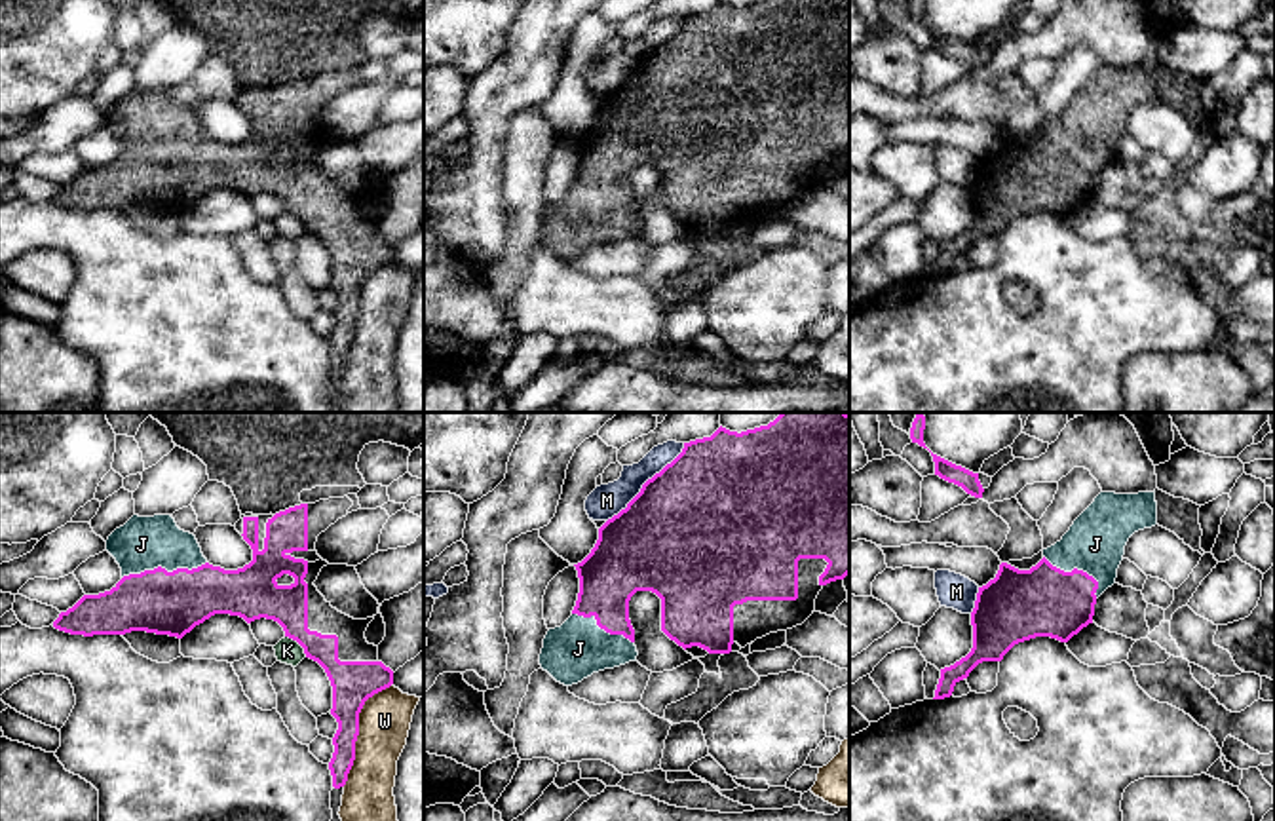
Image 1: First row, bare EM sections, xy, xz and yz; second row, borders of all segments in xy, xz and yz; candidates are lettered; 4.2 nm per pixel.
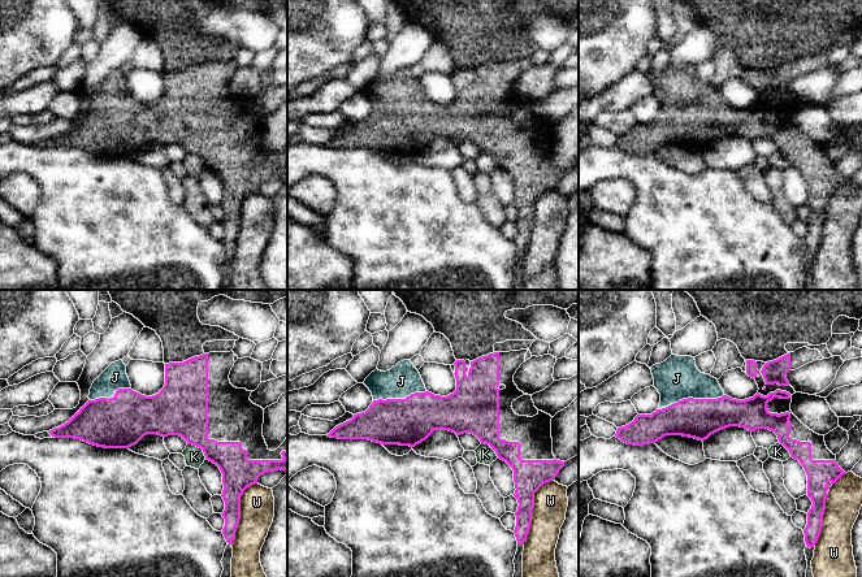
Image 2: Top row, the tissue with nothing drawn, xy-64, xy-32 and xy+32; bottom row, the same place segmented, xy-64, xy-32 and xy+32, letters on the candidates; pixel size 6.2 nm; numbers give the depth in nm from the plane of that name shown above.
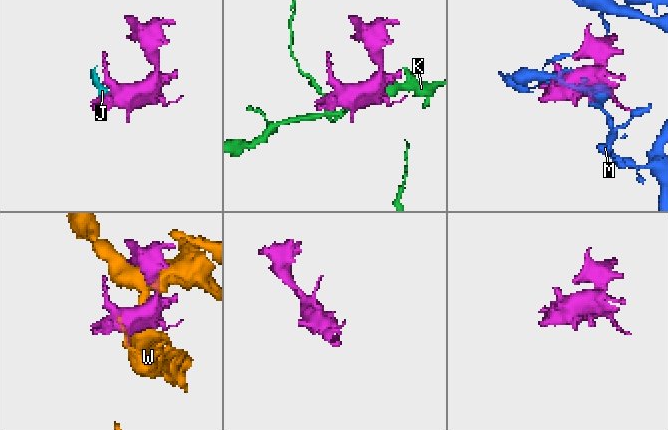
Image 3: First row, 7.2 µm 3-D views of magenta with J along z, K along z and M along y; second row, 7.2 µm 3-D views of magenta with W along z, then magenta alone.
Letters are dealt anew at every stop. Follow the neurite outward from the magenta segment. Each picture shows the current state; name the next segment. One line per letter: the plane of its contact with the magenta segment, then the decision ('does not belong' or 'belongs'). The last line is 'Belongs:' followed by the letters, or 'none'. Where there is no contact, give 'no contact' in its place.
J: contact in xy; belongs
K: contact in xy; does not belong
M: contact in xz; does not belong
W: contact in xy; does not belong
Belongs: J

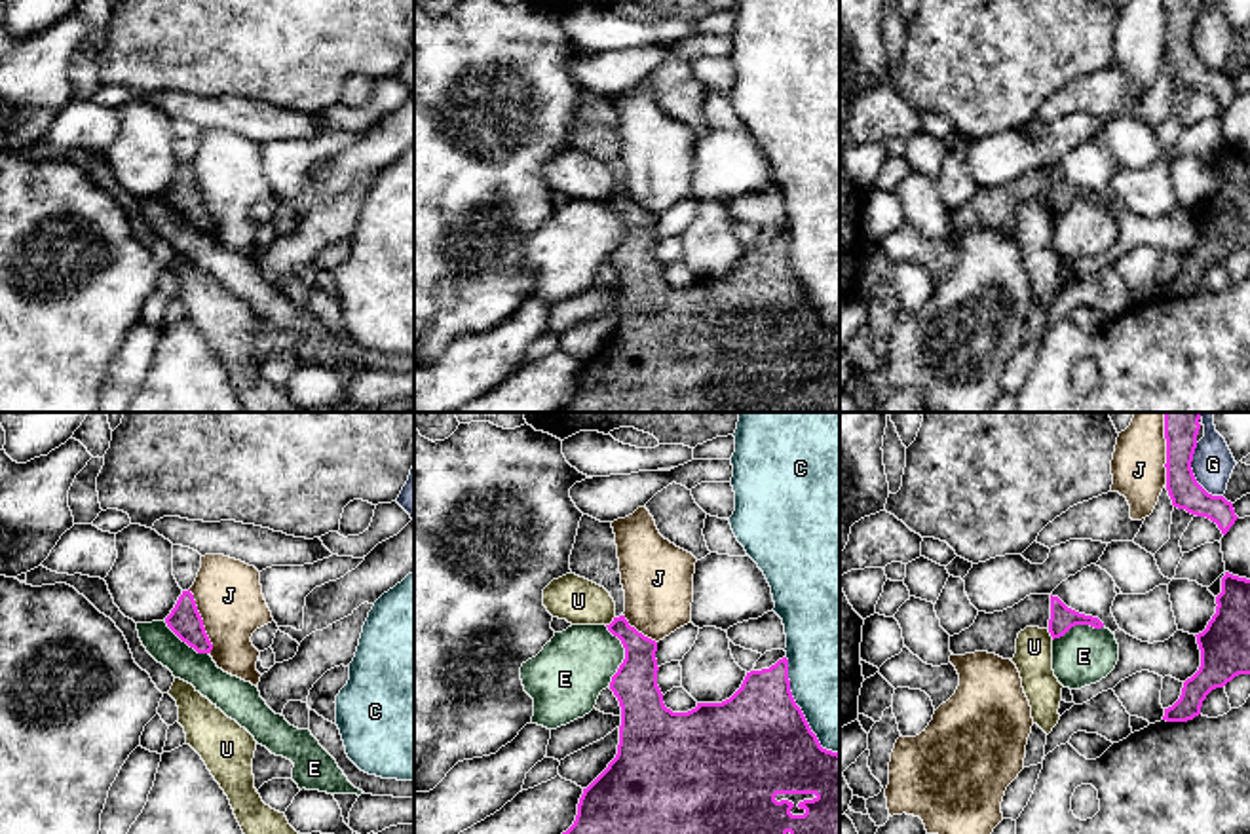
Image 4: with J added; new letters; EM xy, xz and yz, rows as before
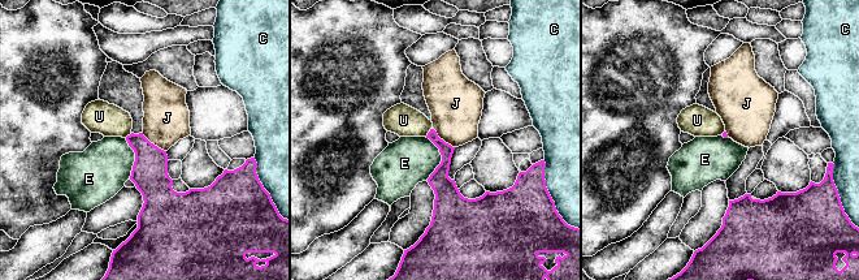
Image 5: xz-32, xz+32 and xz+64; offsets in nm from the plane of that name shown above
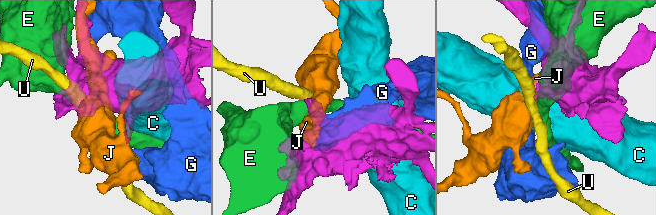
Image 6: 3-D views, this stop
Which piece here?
C: contact in xz; does not belong
E: contact in xz; does not belong
G: contact in yz; does not belong
J: contact in yz; does not belong
U: contact in xz; does not belong
Belongs: none

